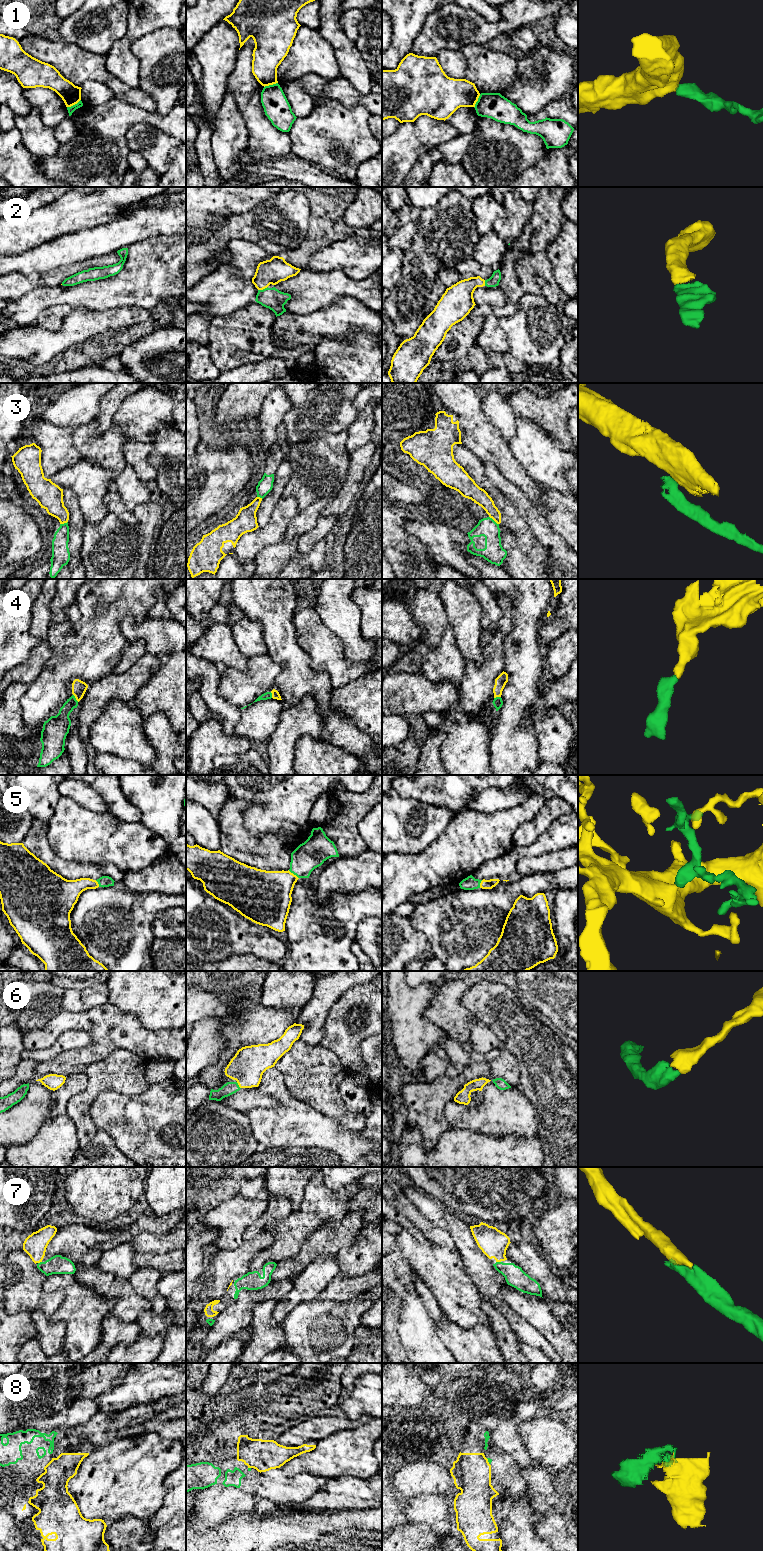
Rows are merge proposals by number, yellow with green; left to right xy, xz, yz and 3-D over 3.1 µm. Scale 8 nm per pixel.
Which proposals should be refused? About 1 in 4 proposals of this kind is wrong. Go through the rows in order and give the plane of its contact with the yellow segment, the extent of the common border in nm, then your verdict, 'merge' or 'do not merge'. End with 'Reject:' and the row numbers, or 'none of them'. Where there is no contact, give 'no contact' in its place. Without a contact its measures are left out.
1: meets yellow in xy; contact 130 nm long; do not merge
2: meets yellow in xz; contact 90 nm long; merge
3: meets yellow in yz; contact 100 nm long; do not merge
4: meets yellow in xy; contact 80 nm long; merge
5: meets yellow in xz; contact 110 nm long; merge
6: meets yellow in xz; contact 70 nm long; merge
7: meets yellow in yz; contact 40 nm long; merge
8: meets yellow in yz; contact 50 nm long; do not merge
Reject: 1, 3, 8

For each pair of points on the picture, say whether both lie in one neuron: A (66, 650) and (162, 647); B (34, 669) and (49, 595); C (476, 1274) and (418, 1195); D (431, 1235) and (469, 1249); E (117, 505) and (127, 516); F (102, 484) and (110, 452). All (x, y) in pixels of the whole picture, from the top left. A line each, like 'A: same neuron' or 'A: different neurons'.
A: different neurons
B: same neuron
C: same neuron
D: different neurons
E: same neuron
F: different neurons

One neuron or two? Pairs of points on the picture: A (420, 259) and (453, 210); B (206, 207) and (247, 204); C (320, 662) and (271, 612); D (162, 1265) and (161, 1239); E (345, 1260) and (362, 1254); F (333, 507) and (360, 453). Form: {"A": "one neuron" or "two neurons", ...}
{"A": "one neuron", "B": "one neuron", "C": "two neurons", "D": "two neurons", "E": "one neuron", "F": "one neuron"}

